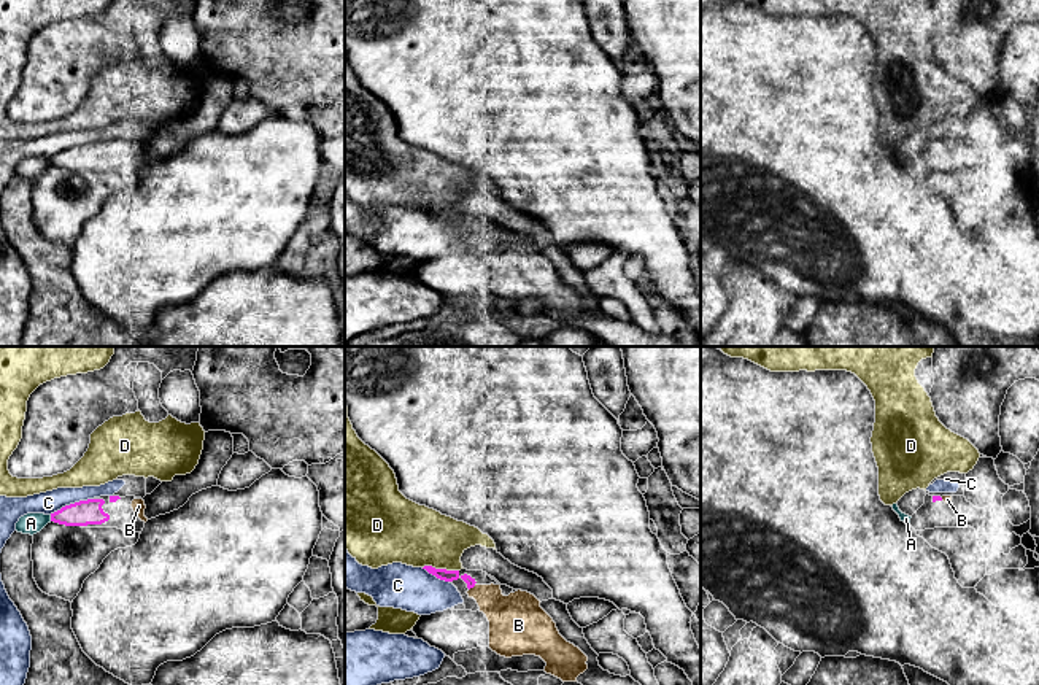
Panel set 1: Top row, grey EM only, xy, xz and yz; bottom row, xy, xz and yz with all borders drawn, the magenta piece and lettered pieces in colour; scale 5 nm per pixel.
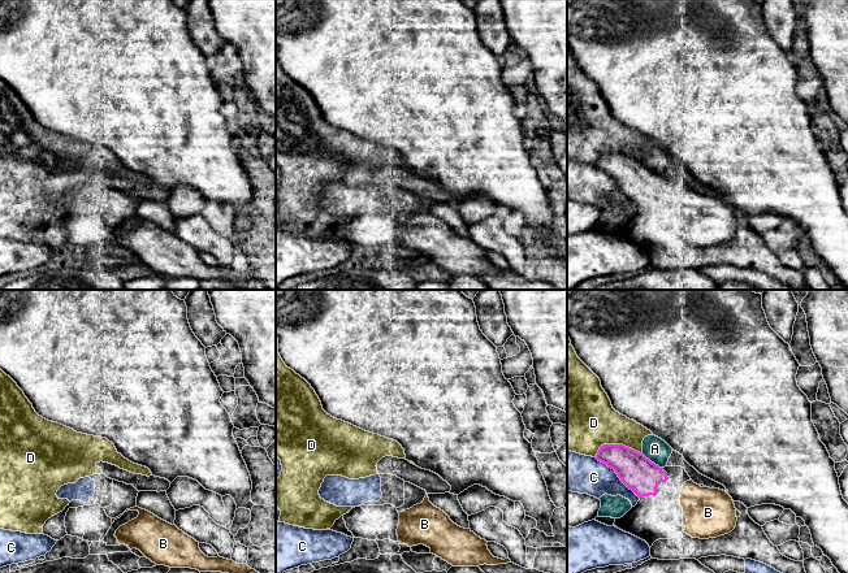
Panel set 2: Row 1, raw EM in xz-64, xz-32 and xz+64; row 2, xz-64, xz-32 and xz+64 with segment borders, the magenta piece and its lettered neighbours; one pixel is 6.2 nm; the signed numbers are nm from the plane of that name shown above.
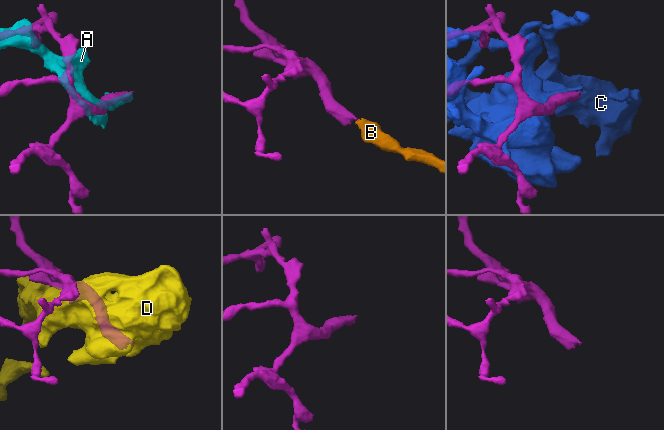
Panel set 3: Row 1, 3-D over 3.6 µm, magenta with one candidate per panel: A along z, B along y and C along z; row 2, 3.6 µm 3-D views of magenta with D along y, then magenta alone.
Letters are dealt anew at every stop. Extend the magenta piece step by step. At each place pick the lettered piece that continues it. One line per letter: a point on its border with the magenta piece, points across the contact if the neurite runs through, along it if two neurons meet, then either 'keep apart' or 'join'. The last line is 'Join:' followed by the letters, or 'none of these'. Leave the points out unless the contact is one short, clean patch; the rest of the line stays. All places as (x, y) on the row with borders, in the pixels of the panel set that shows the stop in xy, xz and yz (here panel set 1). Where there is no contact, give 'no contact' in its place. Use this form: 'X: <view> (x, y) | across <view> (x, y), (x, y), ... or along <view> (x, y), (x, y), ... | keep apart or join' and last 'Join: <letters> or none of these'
A: xy (51, 518) | keep apart
B: xz (472, 587) | join
C: xy (70, 504) | keep apart
D: xz (440, 569) | keep apart
Join: B

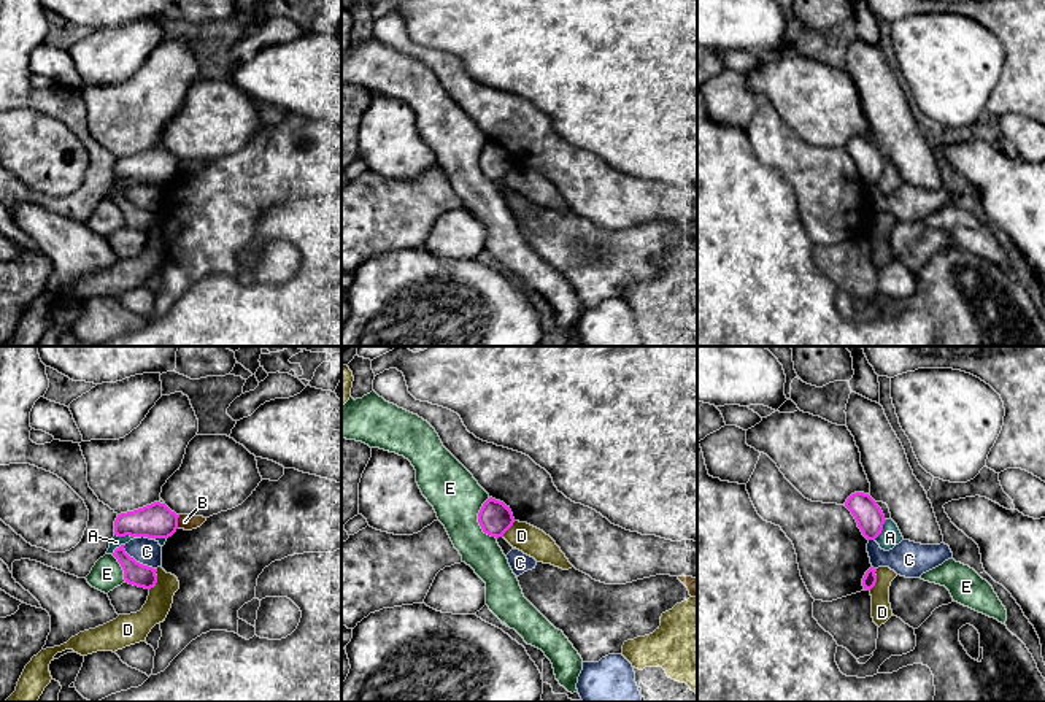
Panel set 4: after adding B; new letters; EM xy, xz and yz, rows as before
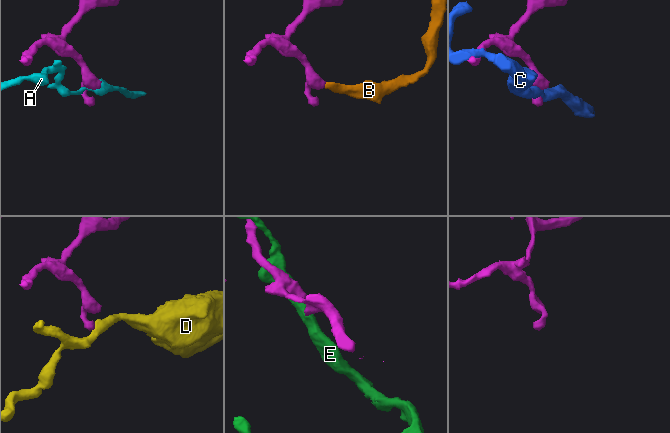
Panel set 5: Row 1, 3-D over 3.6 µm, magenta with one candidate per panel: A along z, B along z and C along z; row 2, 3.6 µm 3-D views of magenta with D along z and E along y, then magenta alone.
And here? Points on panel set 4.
A: xy (127, 534) | keep apart
B: xy (177, 521) | along xy (180, 515), (177, 528) | keep apart
C: xy (138, 563) | keep apart
D: xy (156, 580) | along xy (158, 569), (156, 583), (150, 590) | keep apart
E: xz (478, 521) | keep apart
Join: none of these

